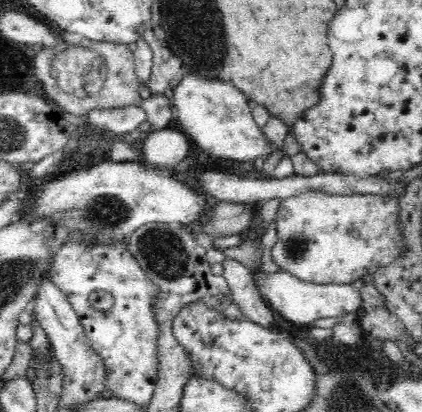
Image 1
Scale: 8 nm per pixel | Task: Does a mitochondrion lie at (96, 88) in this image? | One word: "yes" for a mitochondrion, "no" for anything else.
yes

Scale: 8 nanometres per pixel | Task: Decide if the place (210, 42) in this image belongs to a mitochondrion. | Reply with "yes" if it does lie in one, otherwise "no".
yes

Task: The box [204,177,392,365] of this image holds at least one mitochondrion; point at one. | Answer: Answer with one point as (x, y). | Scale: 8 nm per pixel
(296, 248)

